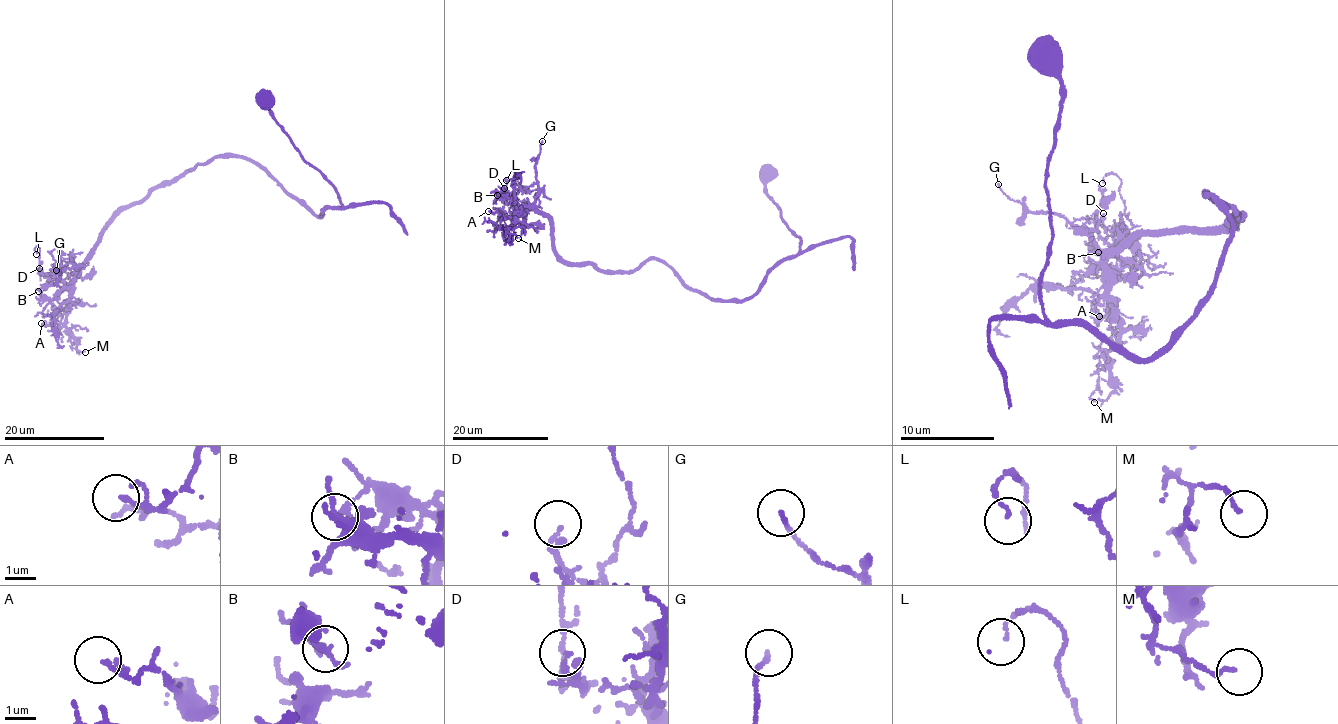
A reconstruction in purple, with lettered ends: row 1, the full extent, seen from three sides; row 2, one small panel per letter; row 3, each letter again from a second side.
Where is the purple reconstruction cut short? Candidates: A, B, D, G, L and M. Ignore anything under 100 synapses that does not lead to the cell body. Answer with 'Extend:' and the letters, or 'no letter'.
Extend: no letter

